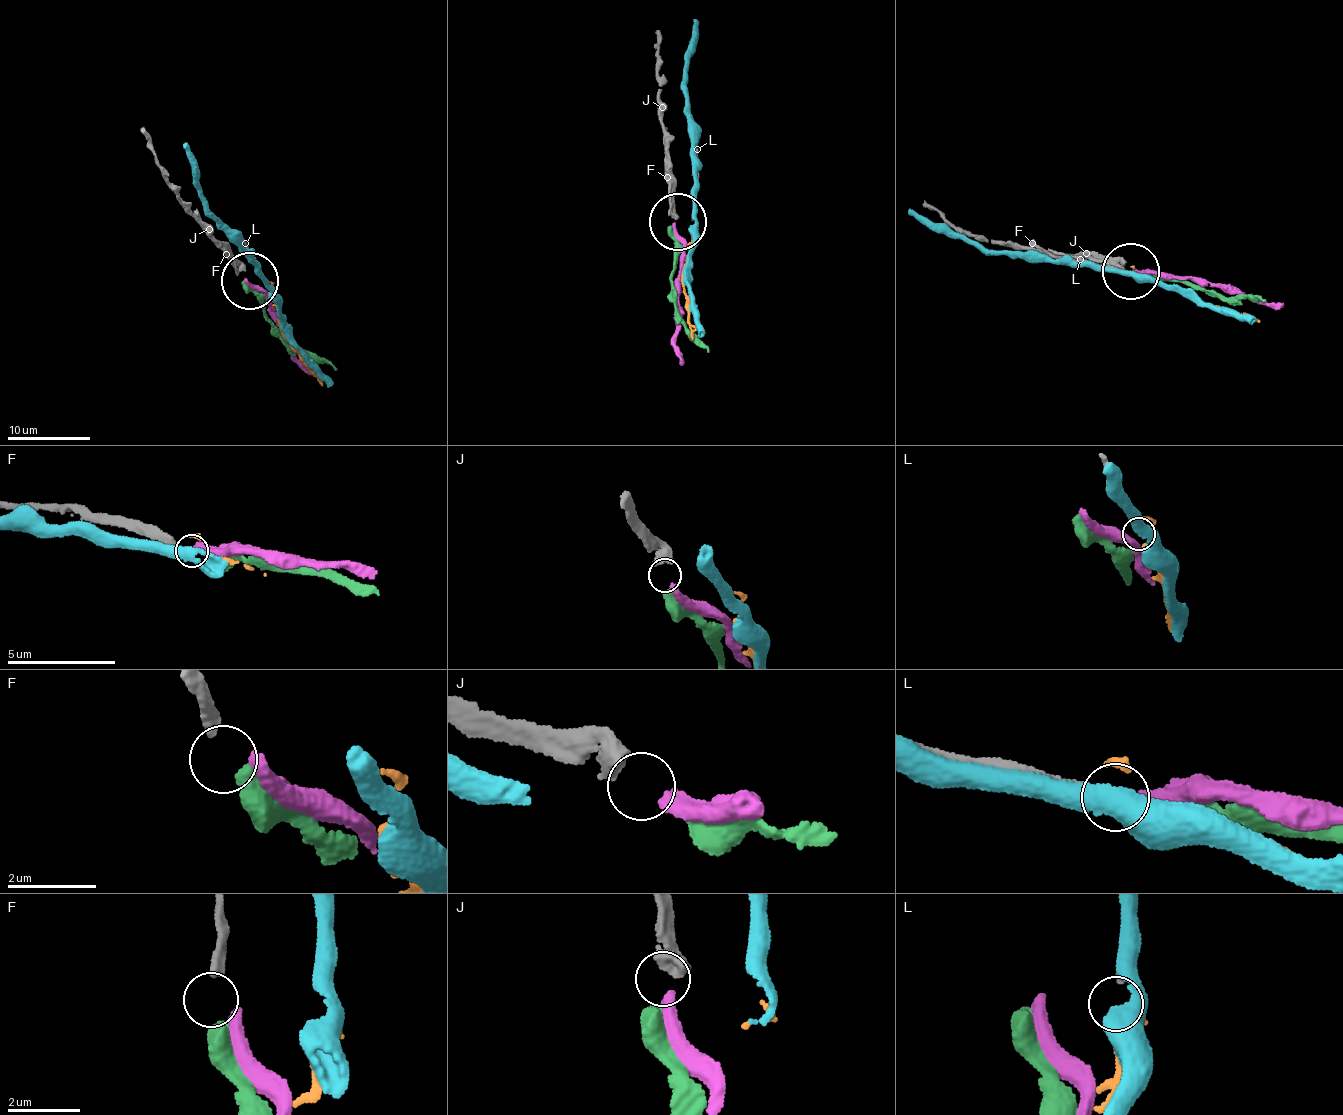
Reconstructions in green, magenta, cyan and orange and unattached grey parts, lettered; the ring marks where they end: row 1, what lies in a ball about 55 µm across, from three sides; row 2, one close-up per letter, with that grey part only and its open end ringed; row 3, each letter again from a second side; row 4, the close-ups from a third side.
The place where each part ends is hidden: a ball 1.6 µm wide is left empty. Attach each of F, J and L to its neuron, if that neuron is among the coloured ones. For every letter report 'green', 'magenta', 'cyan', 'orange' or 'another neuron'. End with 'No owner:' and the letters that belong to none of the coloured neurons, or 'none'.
F: green
J: magenta
L: orange
No owner: none

